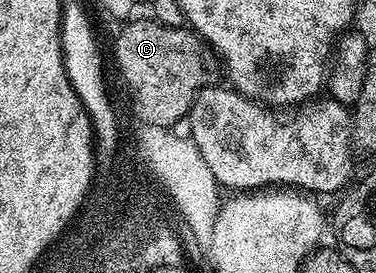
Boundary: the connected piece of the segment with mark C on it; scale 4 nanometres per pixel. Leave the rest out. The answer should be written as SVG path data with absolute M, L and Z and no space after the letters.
M153 18L134 19L121 24L122 32L114 39L113 66L126 74L120 82L123 88L130 90L129 106L133 114L152 125L173 128L185 120L190 113L190 106L195 96L203 87L215 82L214 74L220 71L220 63L213 51L207 49L202 40L194 34L189 26L165 27Z

